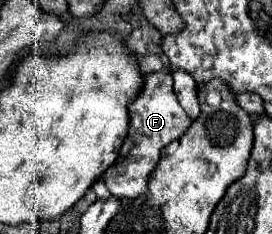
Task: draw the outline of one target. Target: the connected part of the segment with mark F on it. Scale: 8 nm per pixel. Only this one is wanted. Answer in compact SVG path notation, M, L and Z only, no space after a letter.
M165 68L165 74L163 72L147 74L139 98L129 104L129 116L131 116L129 136L123 142L123 148L121 148L117 162L103 174L105 186L117 198L131 198L133 200L133 198L141 196L147 190L147 178L153 172L153 168L157 166L161 150L171 140L179 138L191 126L189 116L185 114L185 110L181 110L175 94L173 94L171 82L173 80L171 80L169 68Z

